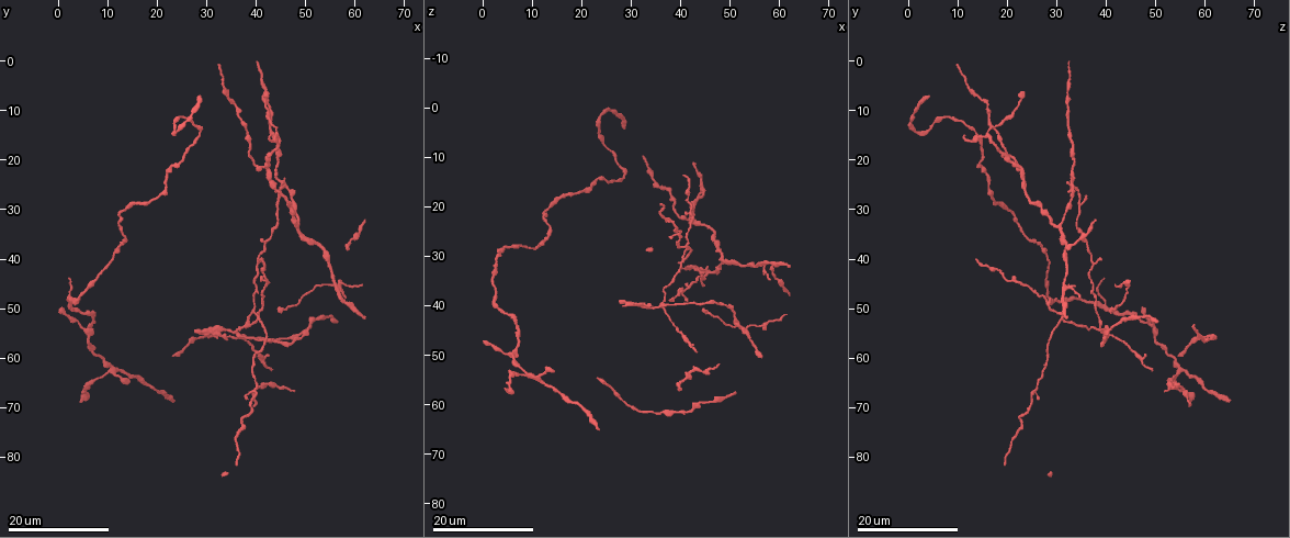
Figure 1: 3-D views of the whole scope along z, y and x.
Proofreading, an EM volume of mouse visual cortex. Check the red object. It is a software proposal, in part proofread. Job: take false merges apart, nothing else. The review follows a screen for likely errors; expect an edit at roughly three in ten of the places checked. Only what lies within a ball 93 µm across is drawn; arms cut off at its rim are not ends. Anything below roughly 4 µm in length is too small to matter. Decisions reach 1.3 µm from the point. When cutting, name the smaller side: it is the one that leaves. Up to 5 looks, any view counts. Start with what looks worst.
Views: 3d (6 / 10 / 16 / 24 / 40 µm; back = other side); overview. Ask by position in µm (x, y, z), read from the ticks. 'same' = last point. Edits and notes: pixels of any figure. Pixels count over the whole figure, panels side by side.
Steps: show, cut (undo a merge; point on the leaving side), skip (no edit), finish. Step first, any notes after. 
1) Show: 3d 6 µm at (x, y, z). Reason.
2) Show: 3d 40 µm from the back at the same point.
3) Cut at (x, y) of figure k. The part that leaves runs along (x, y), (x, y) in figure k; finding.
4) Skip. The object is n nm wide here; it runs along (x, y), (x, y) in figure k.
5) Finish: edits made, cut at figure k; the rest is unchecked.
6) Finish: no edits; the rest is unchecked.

Show: 3d 24 µm at (45.0, 25.0, 33.5). Looks like a crossing.

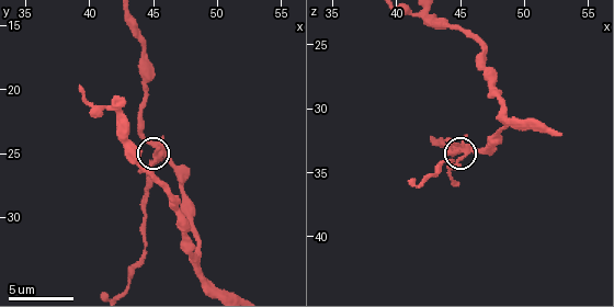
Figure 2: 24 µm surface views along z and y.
Show: 3d 6 µm at (45.4, 25.4, 33.4).

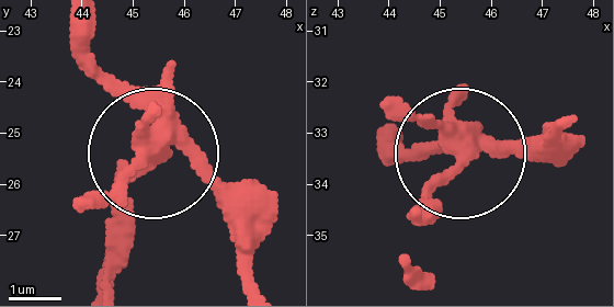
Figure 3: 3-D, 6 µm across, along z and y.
Cut at (126, 186) of figure 3. The part that leaves runs along (468, 134), (417, 213) in figure 3; a second neuron is stuck on.

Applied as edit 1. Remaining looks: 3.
Show: overview.

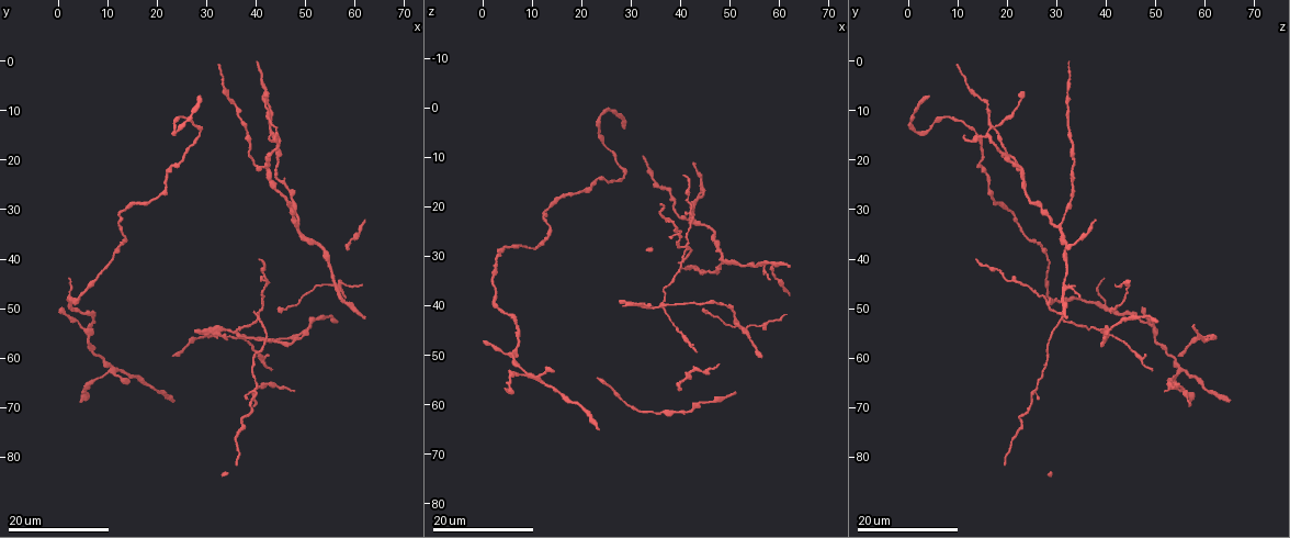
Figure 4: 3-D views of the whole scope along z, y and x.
Show: 3d 16 µm at (2.5, 49.5, 40.0). Thin arm on a thick one.

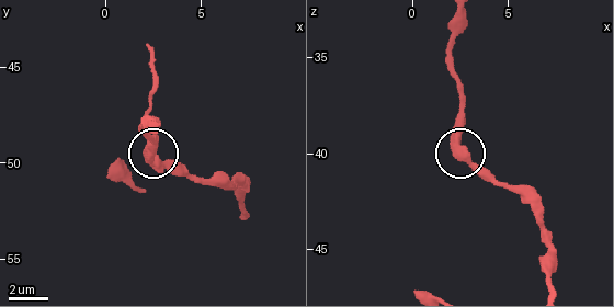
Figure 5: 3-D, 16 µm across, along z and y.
Show: 3d 6 µm at the same point.

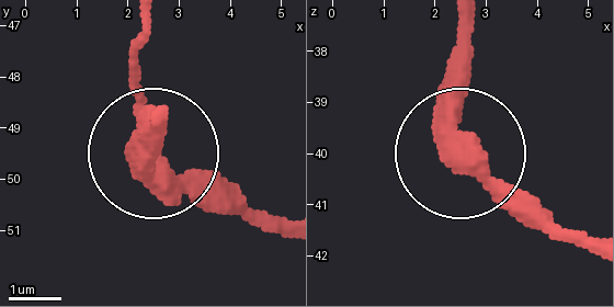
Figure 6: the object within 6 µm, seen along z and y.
Skip. The object is 410 nm wide here; continuous, no second neuron.

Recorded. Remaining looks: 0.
Finish: edits made, cut at figure 3; the rest is unchecked.

